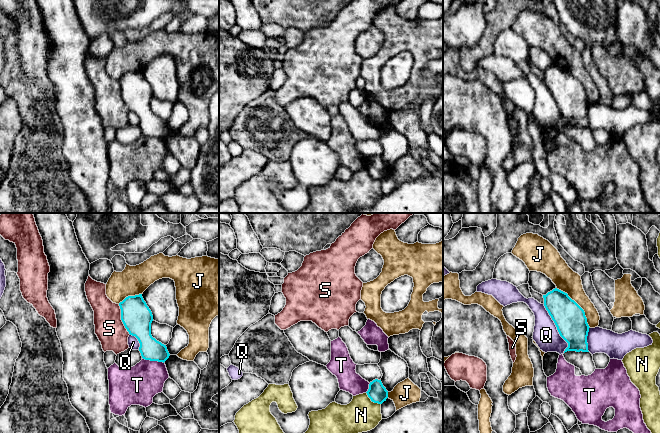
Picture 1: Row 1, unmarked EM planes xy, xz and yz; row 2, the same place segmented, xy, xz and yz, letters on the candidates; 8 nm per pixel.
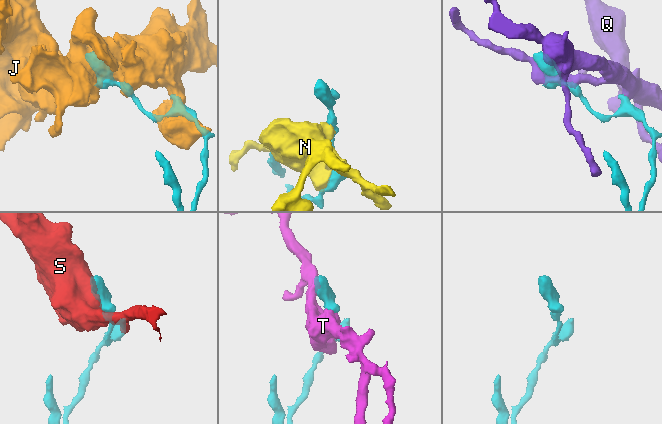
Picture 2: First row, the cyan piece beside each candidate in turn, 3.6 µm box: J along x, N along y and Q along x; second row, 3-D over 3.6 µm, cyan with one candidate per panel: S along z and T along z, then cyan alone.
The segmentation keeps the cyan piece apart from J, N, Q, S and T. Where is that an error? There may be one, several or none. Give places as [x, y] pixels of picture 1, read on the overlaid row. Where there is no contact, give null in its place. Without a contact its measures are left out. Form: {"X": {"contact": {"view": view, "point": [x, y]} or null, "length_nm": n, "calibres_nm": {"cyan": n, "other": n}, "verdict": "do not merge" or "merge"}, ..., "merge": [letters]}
{"J": {"contact": {"view": "yz", "point": [578, 305]}, "length_nm": 420, "calibres_nm": {"cyan": 260, "other": 190}, "verdict": "do not merge"}, "N": {"contact": {"view": "xz", "point": [372, 401]}, "length_nm": 160, "calibres_nm": {"cyan": 150, "other": 280}, "verdict": "do not merge"}, "Q": {"contact": {"view": "yz", "point": [557, 328]}, "length_nm": 420, "calibres_nm": {"cyan": 260, "other": 200}, "verdict": "do not merge"}, "S": {"contact": {"view": "xy", "point": [121, 319]}, "length_nm": 260, "calibres_nm": {"cyan": 240, "other": 240}, "verdict": "do not merge"}, "T": {"contact": {"view": "xy", "point": [153, 360]}, "length_nm": 180, "calibres_nm": {"cyan": 170, "other": 320}, "verdict": "do not merge"}, "merge": []}

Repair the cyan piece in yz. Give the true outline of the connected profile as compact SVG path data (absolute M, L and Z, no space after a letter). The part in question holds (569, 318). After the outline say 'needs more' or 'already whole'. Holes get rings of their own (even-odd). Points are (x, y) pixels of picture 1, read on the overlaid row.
M555 288L543 295L544 306L560 336L568 343L567 351L589 352L589 325L584 310L567 293Z; already whole

